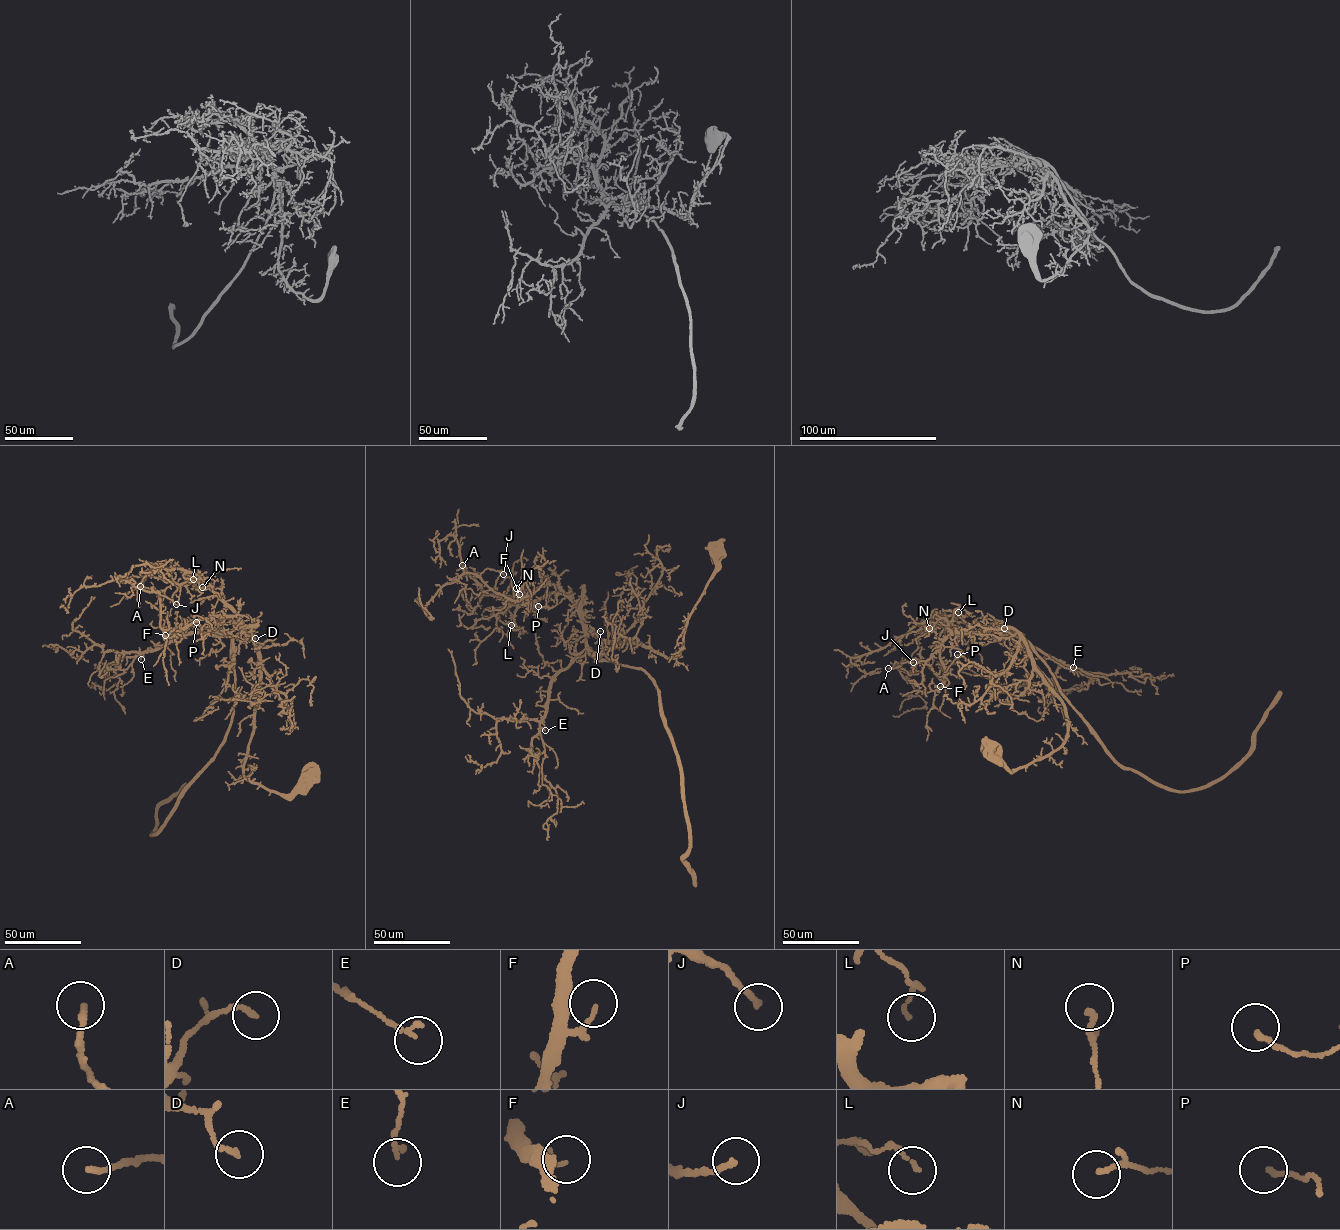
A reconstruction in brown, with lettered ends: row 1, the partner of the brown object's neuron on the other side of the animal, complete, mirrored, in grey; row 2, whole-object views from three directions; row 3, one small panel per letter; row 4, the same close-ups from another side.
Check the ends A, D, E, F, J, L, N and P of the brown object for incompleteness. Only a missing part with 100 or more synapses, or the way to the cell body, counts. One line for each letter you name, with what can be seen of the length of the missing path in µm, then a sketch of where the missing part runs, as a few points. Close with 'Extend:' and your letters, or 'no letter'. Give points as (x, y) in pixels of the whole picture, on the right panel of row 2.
E: Missing length about 90 µm. Course of what is missing: (1073, 667), (1101, 677), (1120, 675), (1137, 679), (1156, 677), (1161, 679), (1167, 677)
Extend: E

